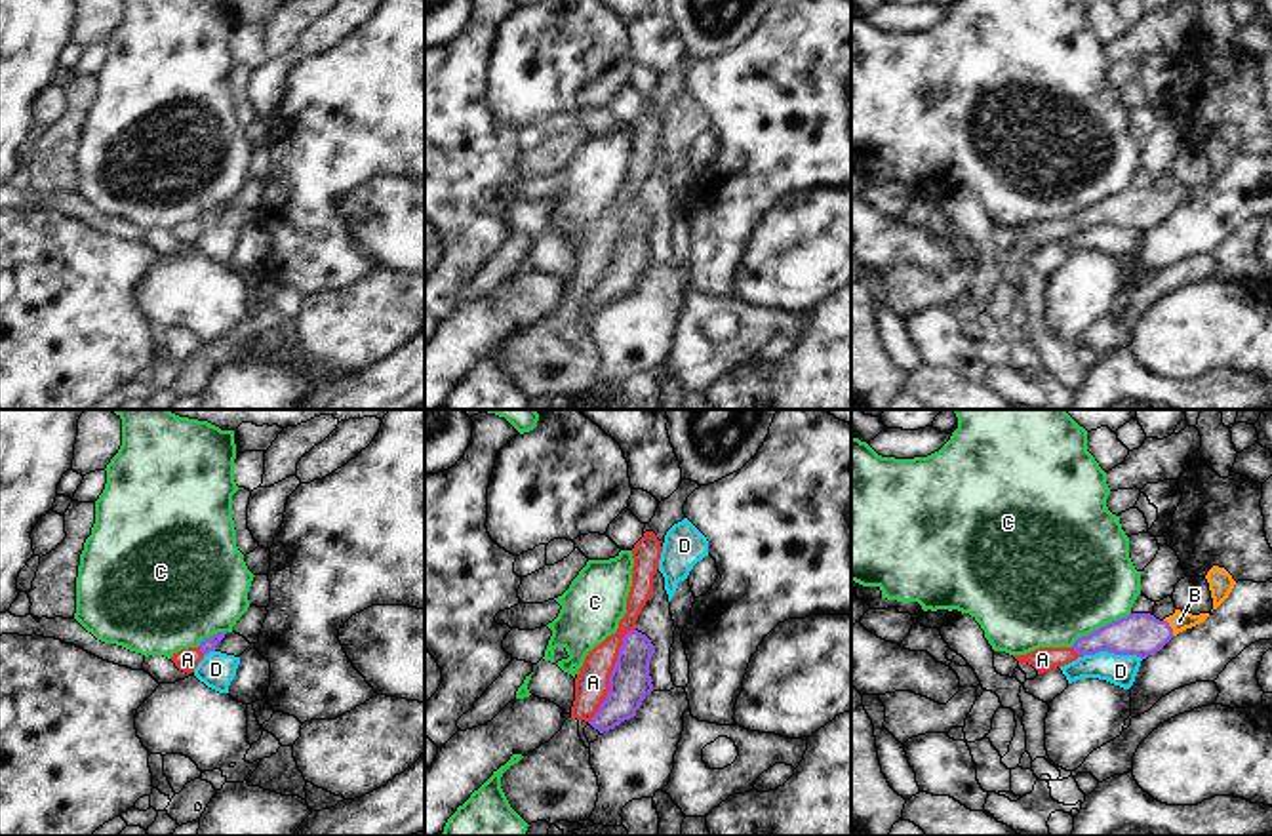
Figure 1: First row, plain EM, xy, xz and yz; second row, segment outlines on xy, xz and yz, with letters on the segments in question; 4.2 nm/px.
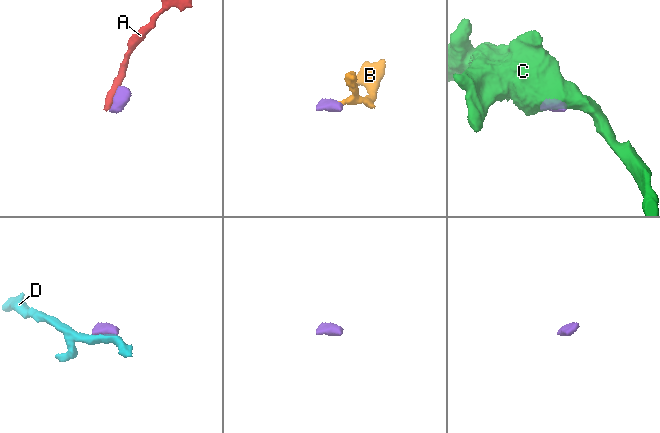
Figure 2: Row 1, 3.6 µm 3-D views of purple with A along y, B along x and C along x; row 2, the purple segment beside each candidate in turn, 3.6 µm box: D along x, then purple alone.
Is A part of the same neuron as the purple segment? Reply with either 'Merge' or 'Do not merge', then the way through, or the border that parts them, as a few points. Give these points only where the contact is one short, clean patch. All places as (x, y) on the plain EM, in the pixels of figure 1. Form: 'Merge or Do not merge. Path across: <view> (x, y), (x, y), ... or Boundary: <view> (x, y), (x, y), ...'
Do not merge. Boundary: xz (635, 200), (623, 212), (610, 248), (610, 263), (589, 296)

